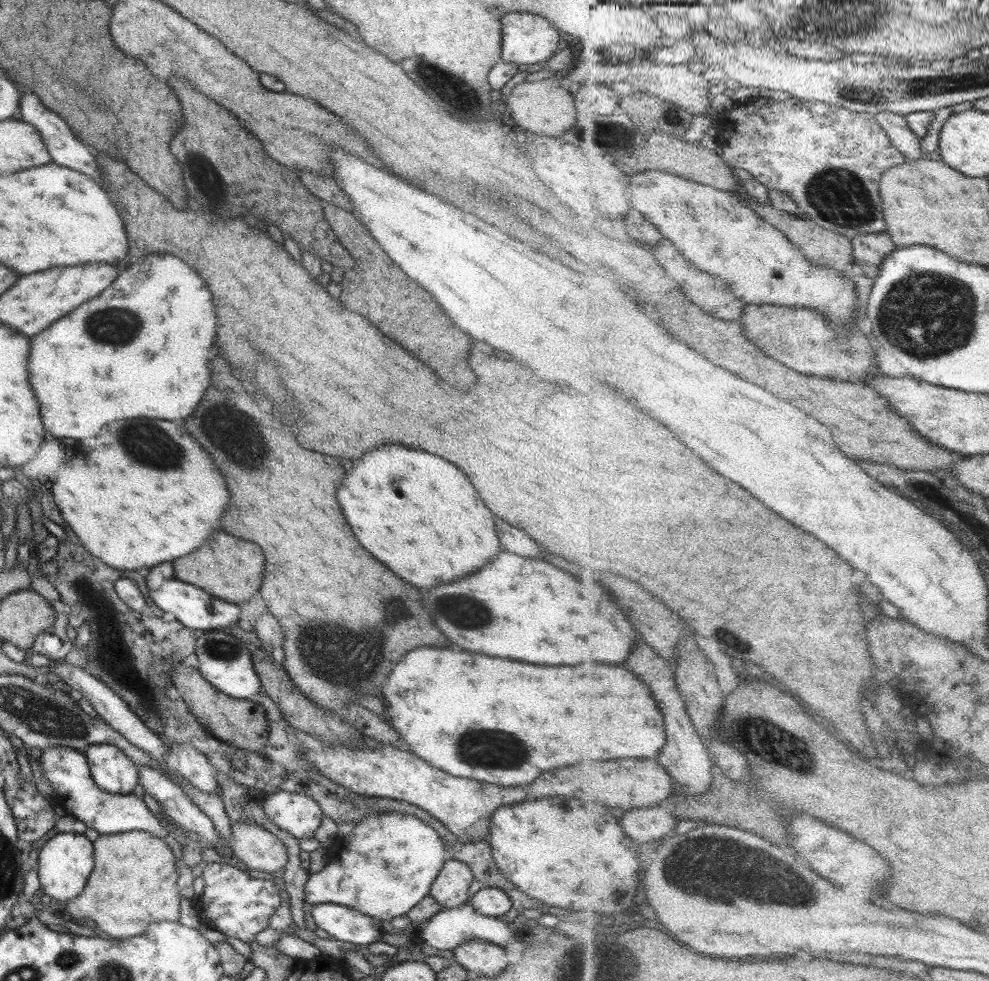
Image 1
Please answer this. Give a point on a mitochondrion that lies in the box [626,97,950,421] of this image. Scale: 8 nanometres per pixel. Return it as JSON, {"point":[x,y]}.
{"point":[831,192]}

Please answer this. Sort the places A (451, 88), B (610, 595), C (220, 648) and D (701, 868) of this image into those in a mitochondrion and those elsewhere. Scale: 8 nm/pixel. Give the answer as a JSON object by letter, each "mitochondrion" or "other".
{"A":"mitochondrion","B":"other","C":"mitochondrion","D":"mitochondrion"}

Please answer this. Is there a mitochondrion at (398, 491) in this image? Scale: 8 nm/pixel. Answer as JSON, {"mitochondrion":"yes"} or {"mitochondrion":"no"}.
{"mitochondrion":"no"}

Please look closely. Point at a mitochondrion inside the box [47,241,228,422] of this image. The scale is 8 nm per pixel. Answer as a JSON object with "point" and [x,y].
{"point":[106,325]}

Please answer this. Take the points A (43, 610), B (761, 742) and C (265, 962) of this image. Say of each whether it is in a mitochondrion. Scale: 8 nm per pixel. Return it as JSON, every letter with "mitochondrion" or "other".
{"A":"other","B":"mitochondrion","C":"other"}

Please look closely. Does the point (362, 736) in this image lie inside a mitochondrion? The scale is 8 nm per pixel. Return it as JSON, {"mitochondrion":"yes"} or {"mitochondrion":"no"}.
{"mitochondrion":"no"}

